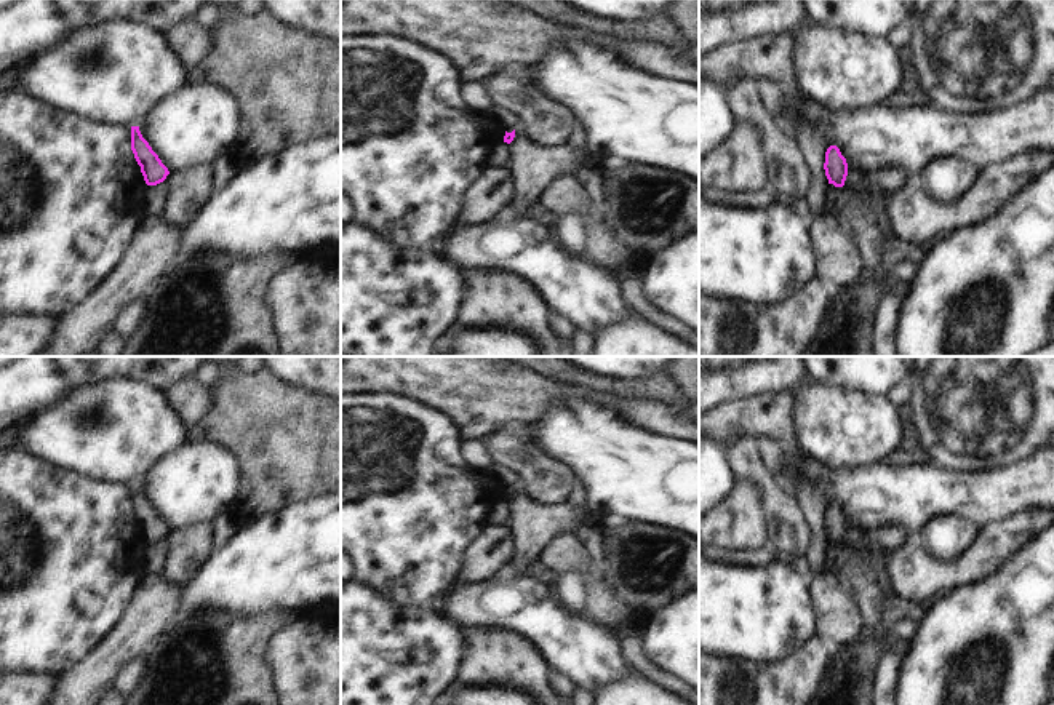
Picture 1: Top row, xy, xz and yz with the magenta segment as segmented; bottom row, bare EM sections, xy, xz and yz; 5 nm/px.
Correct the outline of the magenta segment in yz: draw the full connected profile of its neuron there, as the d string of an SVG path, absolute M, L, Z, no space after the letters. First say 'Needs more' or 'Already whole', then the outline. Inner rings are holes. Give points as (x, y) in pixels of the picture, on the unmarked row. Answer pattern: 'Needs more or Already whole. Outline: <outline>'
Already whole. Outline: M830 504L827 507L824 528L828 542L833 542L835 545L844 544L848 534L848 521L836 504Z

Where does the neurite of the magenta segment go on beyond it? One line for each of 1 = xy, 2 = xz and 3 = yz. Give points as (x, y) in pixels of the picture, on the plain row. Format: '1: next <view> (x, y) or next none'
1: next none
2: next none
3: next none

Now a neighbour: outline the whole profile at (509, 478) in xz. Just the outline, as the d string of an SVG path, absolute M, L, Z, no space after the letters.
M493 462L486 470L489 470L505 488L520 486L518 475L501 464Z

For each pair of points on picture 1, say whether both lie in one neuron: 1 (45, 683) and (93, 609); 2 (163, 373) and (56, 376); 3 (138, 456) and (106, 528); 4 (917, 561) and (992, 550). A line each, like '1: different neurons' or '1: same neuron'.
1: different neurons
2: same neuron
3: different neurons
4: same neuron

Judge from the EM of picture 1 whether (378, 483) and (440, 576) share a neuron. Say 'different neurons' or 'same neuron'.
same neuron

